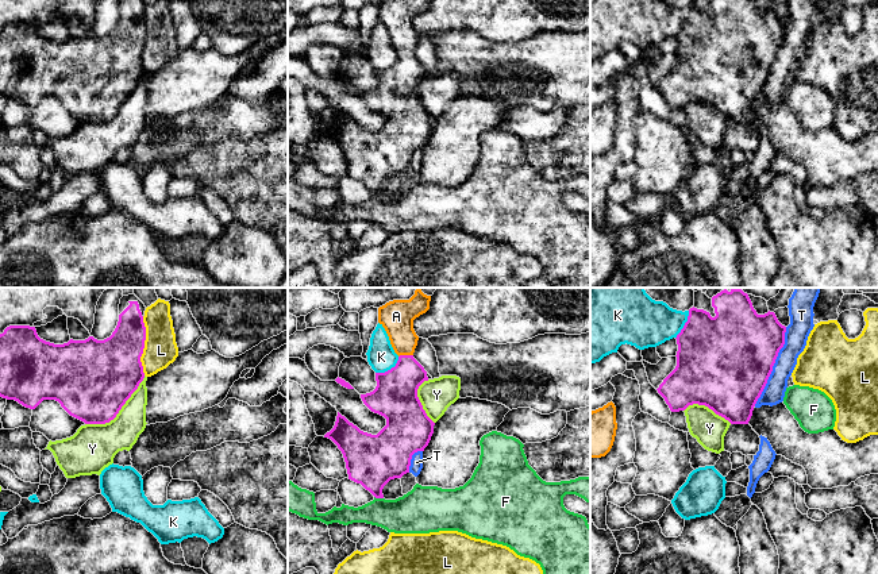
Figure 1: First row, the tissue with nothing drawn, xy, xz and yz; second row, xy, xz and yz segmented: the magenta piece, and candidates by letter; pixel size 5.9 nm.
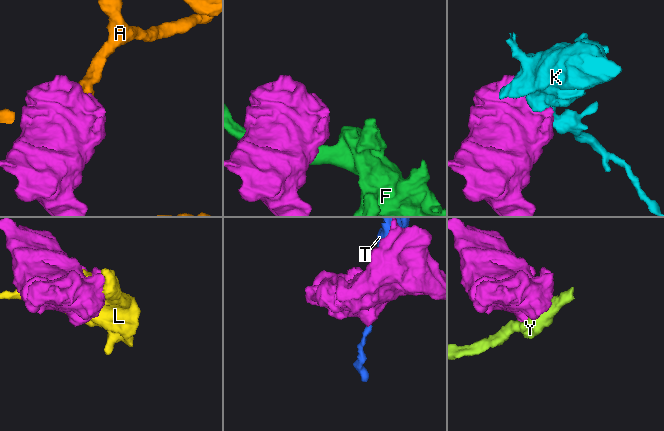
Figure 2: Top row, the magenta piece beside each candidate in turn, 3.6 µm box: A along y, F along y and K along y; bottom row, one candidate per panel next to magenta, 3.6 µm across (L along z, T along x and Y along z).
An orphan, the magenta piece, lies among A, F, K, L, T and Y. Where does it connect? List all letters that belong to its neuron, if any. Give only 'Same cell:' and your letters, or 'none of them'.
Same cell: A

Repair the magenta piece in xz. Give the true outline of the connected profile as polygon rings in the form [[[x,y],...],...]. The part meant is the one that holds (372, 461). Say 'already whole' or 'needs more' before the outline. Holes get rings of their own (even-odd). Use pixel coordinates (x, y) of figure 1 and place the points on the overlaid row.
needs more | [[[416,288],[409,300],[393,300],[378,308],[378,323],[385,328],[398,361],[385,373],[376,373],[377,386],[373,392],[361,394],[363,404],[374,413],[386,419],[386,425],[371,435],[361,431],[338,412],[334,428],[324,435],[342,451],[348,479],[361,484],[376,498],[384,498],[384,486],[394,478],[409,473],[412,455],[424,451],[434,434],[435,423],[427,416],[417,397],[417,389],[428,381],[427,371],[413,358],[419,336],[413,320],[430,309],[431,296]]]

